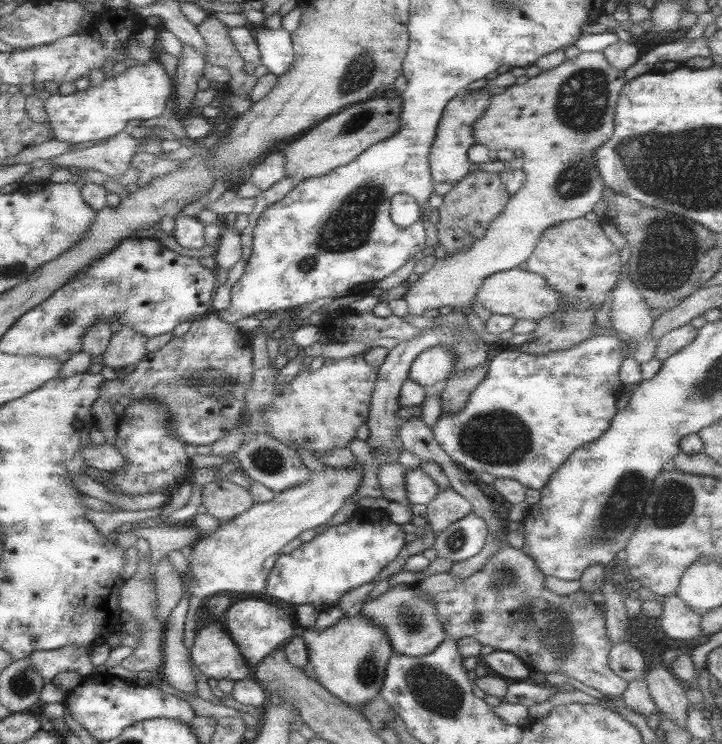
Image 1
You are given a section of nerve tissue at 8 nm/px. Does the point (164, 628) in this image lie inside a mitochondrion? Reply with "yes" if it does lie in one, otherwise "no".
no

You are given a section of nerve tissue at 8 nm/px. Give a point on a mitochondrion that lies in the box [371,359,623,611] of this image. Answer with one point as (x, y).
(499, 438)

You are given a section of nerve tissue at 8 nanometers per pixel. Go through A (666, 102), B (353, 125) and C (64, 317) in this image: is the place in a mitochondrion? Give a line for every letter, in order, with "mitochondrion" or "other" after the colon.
A: other
B: mitochondrion
C: mitochondrion

